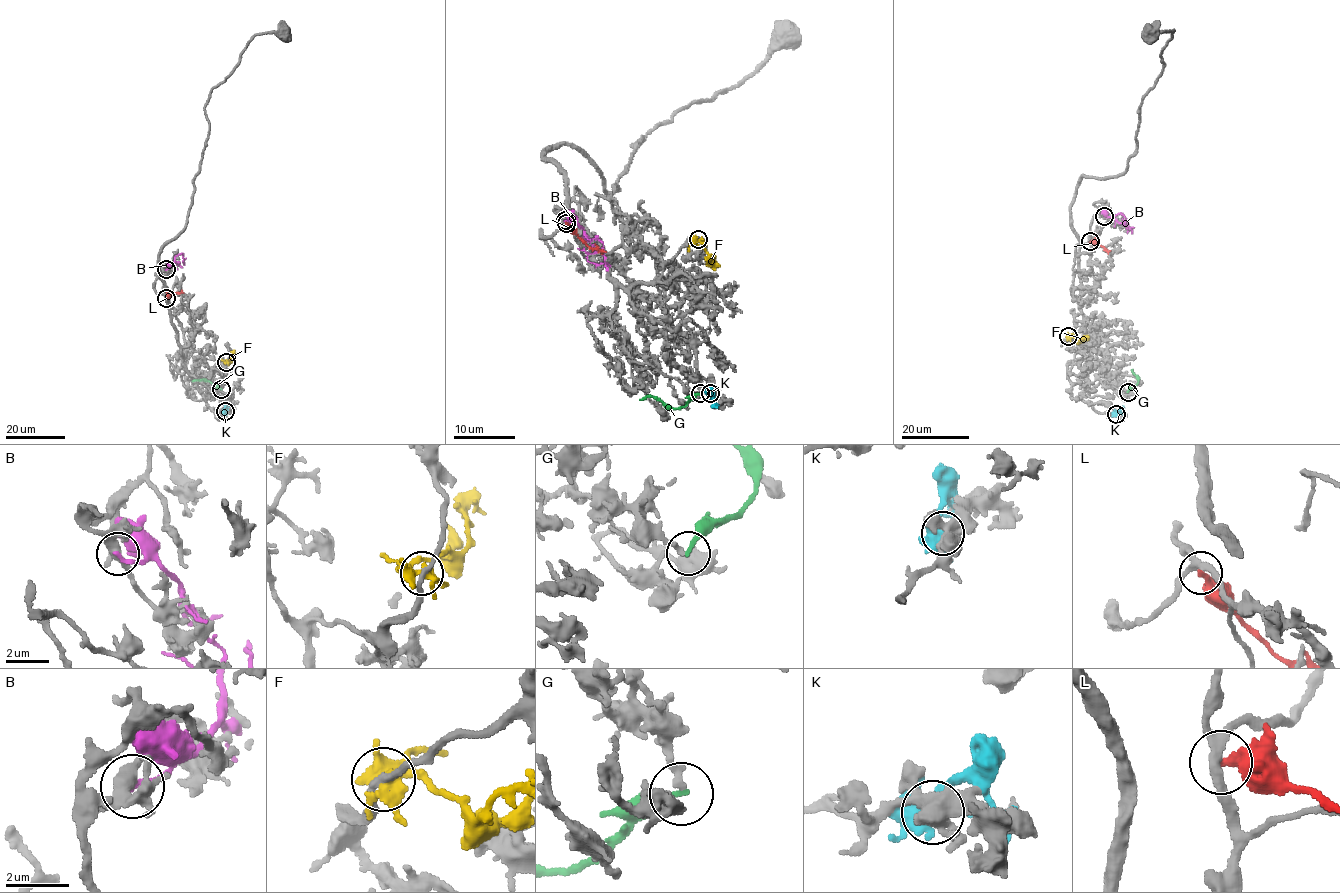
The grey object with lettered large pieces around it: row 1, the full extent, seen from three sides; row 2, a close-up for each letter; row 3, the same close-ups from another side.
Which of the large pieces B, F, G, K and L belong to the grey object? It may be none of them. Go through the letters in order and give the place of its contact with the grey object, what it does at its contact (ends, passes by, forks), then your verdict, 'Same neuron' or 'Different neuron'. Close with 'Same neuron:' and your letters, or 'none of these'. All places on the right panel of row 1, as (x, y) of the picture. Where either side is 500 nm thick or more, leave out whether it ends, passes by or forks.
B: Touches grey at (1104, 216). It ends there. Different neuron
F: Touches grey at (1068, 336). It forks there. Different neuron
G: Touches grey at (1128, 392). It ends there. Different neuron
K: Touches grey at (1116, 414). It forks there. Different neuron
L: Touches grey at (1090, 241). It ends there. Different neuron
Same neuron: none of these

